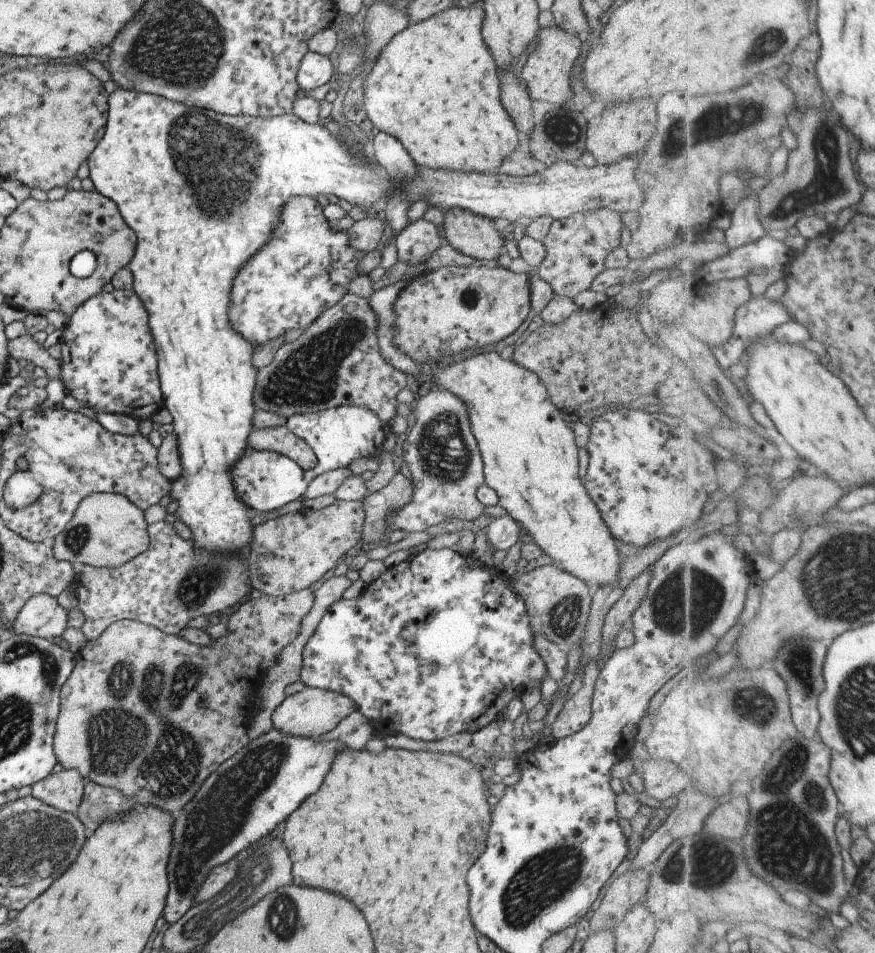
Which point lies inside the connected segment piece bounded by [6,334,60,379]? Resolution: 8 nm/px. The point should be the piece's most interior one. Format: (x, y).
(23, 347)

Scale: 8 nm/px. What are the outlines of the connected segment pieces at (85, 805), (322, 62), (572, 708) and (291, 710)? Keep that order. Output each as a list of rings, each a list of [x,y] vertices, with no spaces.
[[[85,781],[83,797],[75,809],[75,816],[83,825],[85,836],[88,837],[101,820],[115,816],[115,812],[127,812],[127,808],[131,808],[127,802],[129,801],[113,788]]]
[[[307,51],[301,59],[296,74],[299,90],[313,90],[313,88],[325,84],[333,70],[334,60],[332,56]]]
[[[590,657],[584,665],[581,686],[570,698],[559,707],[550,724],[551,735],[555,740],[566,737],[581,730],[591,716],[590,700],[598,669],[595,665],[597,658]]]
[[[306,687],[293,695],[285,696],[283,702],[270,716],[271,729],[290,737],[309,739],[329,732],[344,716],[356,710],[356,705],[346,696],[315,687]]]

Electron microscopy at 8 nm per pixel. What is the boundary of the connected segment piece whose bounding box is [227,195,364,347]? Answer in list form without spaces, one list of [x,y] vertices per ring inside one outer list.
[[[297,195],[285,199],[278,208],[278,221],[274,222],[270,239],[239,267],[232,278],[228,290],[228,325],[253,347],[261,346],[291,328],[309,326],[322,312],[337,304],[347,294],[351,280],[363,275],[364,252],[350,245],[346,230],[331,229],[321,211],[322,206],[311,197]]]

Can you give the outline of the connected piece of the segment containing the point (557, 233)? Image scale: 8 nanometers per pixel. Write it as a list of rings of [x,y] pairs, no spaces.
[[[593,209],[570,214],[563,220],[552,220],[548,232],[542,240],[546,253],[544,259],[535,268],[535,274],[552,288],[555,295],[573,298],[581,290],[590,288],[593,279],[604,269],[603,261],[608,253],[618,246],[621,229],[619,213],[609,209]]]

